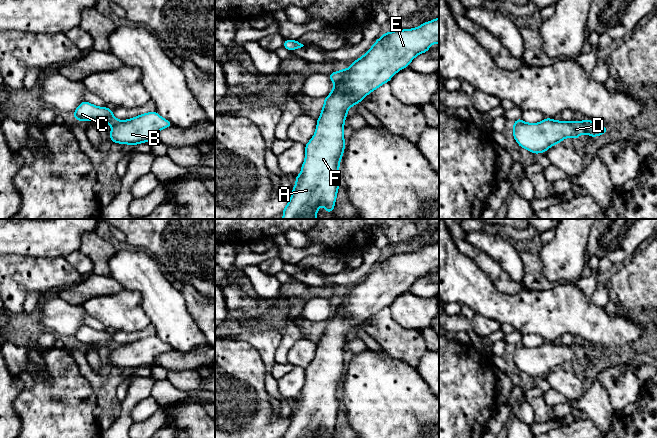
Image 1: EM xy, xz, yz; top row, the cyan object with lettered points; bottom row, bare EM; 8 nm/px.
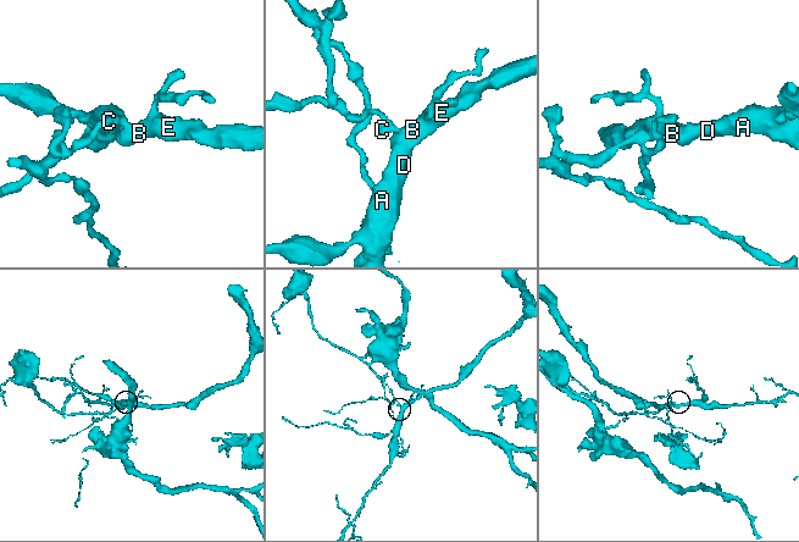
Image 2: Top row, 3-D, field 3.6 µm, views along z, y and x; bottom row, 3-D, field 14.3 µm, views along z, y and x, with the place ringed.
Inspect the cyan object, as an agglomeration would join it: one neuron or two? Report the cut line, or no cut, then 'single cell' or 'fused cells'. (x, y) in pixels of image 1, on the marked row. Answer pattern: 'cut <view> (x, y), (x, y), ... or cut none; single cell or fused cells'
cut xz (341, 70), (341, 76), (334, 83); fused cells

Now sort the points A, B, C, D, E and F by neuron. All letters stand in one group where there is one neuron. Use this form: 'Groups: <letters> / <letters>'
Groups: A B D E F / C

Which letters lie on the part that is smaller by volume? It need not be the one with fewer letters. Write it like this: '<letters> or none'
A, B, D, E, F

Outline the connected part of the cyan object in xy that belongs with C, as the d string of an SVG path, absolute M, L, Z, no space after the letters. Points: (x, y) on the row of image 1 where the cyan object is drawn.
M86 101L79 104L72 117L78 121L100 121L111 126L120 122L113 116L113 110L107 107L98 107Z

